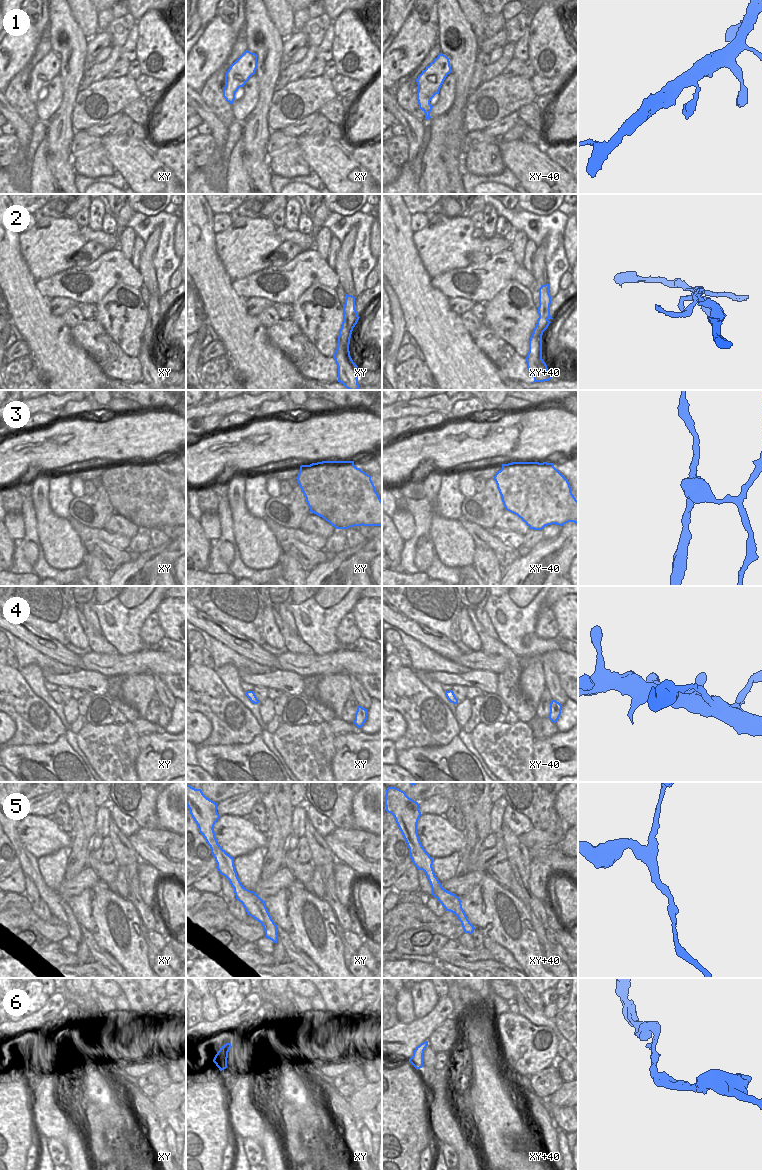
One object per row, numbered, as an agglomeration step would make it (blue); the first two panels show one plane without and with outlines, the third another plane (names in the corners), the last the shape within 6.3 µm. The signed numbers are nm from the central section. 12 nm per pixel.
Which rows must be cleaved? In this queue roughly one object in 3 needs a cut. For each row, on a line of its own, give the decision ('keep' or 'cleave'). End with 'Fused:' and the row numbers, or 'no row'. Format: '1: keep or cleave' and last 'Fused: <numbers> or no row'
1: keep
2: cleave
3: cleave
4: keep
5: cleave
6: keep
Fused: 2, 3, 5

